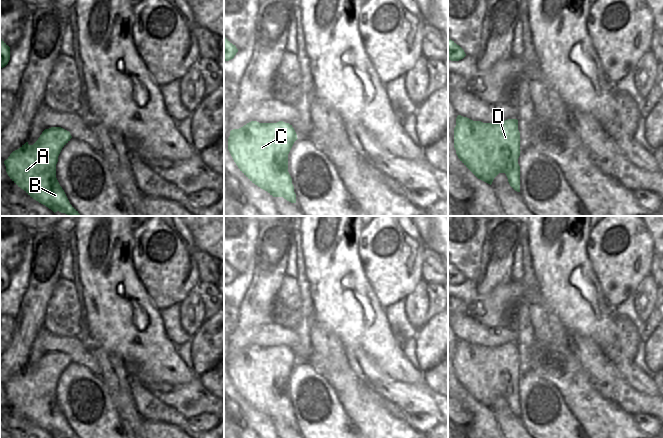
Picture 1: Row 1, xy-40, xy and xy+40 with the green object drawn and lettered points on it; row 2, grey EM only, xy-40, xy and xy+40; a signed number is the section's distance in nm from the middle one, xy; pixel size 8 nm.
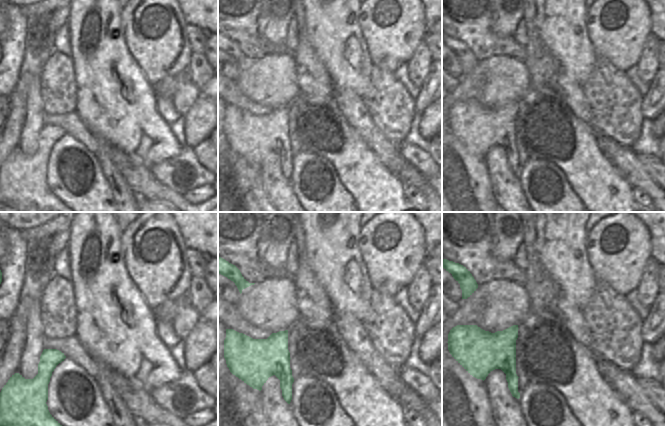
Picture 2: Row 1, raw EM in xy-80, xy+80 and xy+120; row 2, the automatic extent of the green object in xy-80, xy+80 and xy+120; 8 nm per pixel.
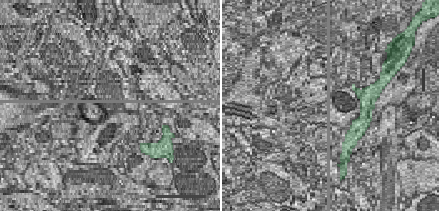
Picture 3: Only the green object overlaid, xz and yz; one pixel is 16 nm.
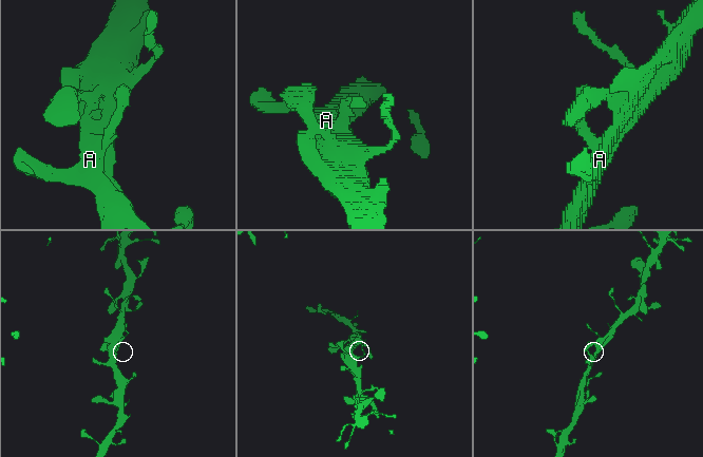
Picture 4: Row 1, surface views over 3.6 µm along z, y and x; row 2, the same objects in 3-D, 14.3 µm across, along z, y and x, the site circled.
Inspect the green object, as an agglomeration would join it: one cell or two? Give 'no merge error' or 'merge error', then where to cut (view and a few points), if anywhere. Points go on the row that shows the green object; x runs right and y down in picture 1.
no merge error; cut none

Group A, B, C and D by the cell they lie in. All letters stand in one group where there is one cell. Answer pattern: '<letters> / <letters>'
A B C D

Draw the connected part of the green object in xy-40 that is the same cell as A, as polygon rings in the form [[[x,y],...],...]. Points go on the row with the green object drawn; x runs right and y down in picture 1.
[[[61,127],[45,129],[33,145],[26,142],[19,149],[13,151],[4,161],[4,164],[10,179],[30,197],[45,205],[54,213],[59,211],[68,216],[80,216],[78,211],[70,204],[56,178],[58,156],[71,138],[70,132]]]

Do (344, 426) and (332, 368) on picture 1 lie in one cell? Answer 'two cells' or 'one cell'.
two cells

